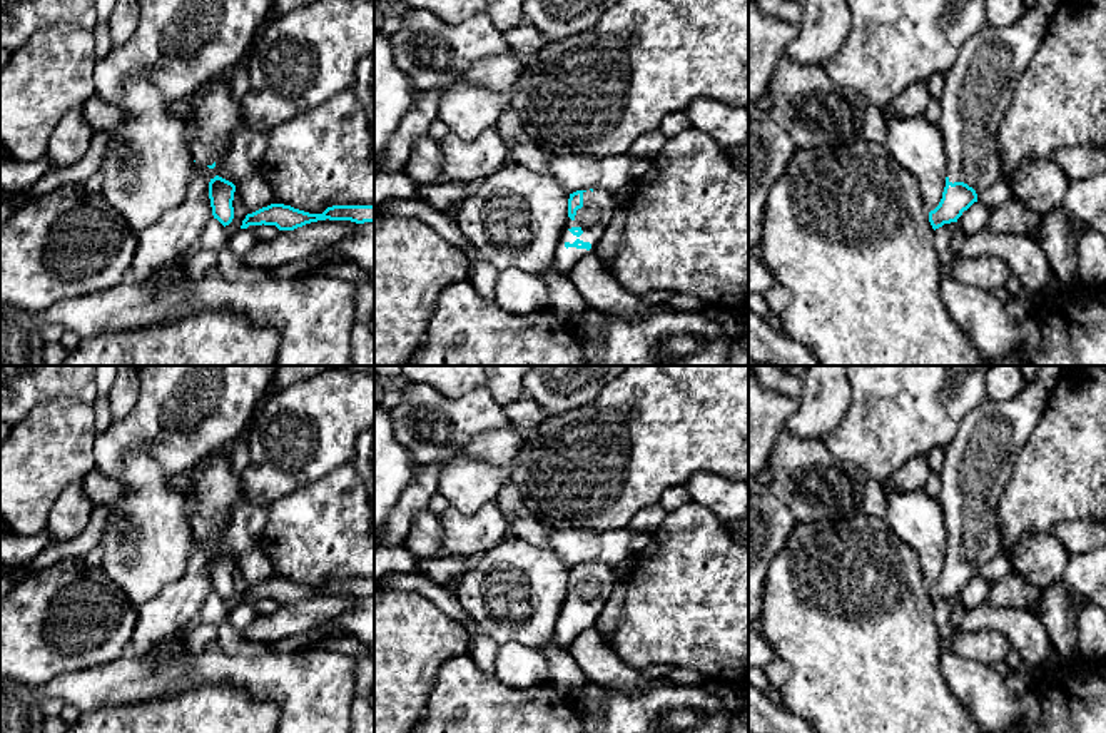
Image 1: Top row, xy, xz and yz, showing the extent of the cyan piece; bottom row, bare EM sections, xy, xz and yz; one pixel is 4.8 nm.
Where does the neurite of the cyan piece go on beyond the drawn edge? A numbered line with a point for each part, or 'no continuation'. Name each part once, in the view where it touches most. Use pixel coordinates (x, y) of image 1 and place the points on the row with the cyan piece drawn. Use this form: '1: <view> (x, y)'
1: xz (593, 217)

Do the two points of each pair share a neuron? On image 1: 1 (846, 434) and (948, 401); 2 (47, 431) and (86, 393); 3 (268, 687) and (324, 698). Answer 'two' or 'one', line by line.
1: one
2: two
3: one

